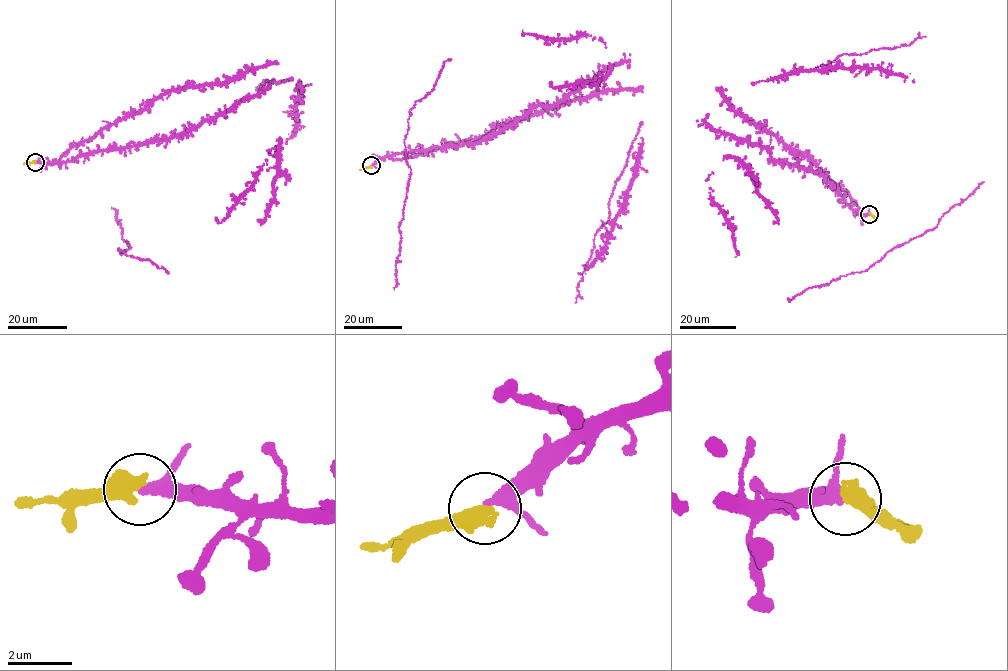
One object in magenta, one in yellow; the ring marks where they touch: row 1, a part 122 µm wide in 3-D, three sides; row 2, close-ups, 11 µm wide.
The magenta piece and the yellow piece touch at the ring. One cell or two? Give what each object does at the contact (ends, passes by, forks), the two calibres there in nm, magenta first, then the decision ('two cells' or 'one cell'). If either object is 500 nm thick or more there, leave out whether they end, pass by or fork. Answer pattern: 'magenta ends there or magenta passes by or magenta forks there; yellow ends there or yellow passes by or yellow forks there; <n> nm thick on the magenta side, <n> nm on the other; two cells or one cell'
220 nm thick on the magenta side, 500 nm on the other; one cell

